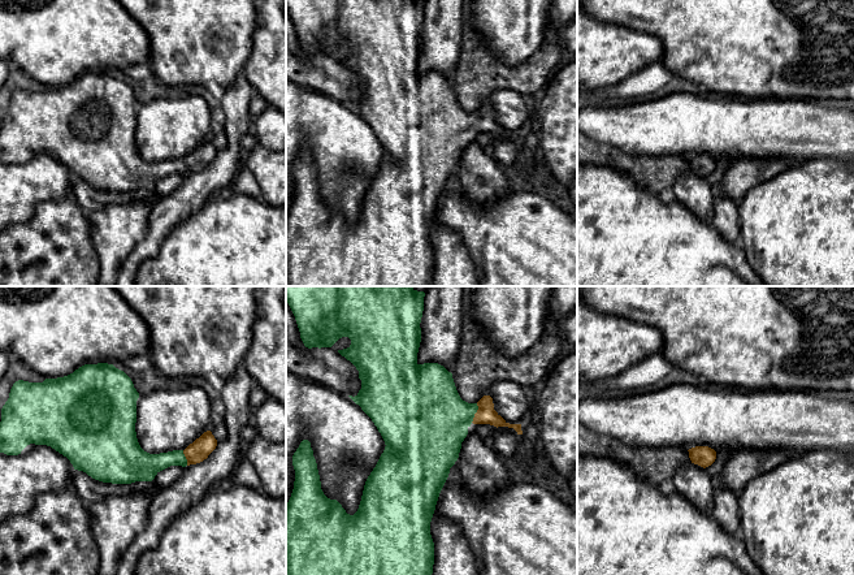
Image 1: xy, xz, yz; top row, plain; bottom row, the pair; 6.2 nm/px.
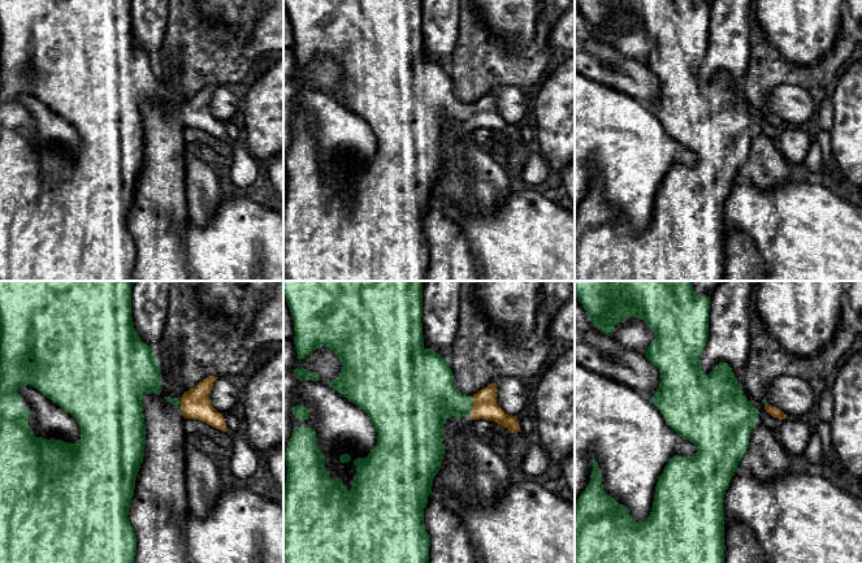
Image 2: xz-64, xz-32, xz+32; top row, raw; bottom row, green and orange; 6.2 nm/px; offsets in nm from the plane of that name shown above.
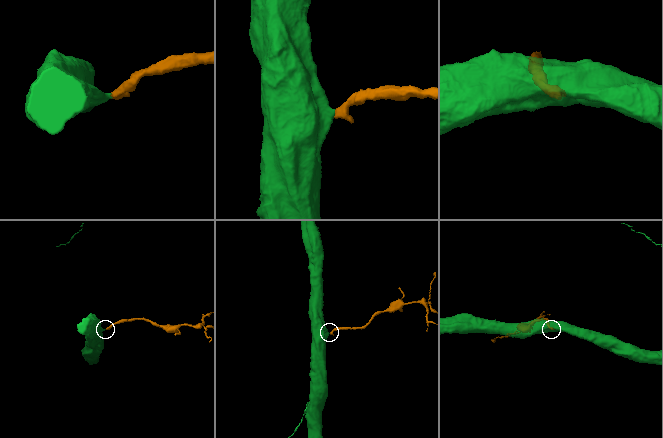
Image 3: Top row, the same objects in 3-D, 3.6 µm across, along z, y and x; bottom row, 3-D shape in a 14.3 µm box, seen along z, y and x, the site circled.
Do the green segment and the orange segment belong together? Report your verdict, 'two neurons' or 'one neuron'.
one neuron

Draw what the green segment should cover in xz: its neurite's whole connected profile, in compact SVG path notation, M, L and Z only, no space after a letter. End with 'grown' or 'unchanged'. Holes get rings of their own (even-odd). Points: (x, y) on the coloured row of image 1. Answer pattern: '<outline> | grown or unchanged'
M286 286L286 302L289 303L305 347L331 347L339 338L348 337L351 345L338 353L350 360L359 371L361 389L352 397L348 395L372 419L385 441L385 450L376 467L368 476L361 501L354 515L346 513L337 500L328 498L322 489L317 463L308 440L303 440L292 455L295 481L291 497L286 505L286 575L432 575L434 565L434 542L430 535L430 522L435 510L439 493L448 477L450 468L459 458L461 442L468 435L471 424L490 424L494 427L513 428L517 435L523 435L521 424L507 423L495 410L493 398L484 395L477 403L463 401L456 390L452 373L438 363L417 363L417 353L421 342L421 317L424 311L424 291L417 291L412 286Z | grown

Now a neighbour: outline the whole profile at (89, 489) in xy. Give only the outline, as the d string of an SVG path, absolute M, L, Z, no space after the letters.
M74 470L71 477L71 488L86 506L116 494L123 496L133 492L147 492L152 487L153 481L135 481L131 484L103 483L78 470Z

